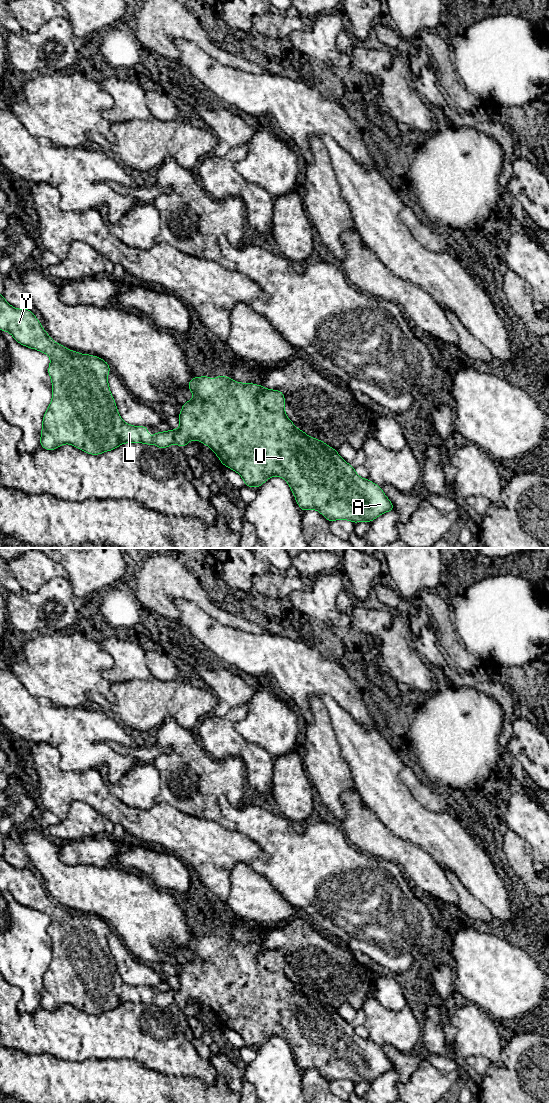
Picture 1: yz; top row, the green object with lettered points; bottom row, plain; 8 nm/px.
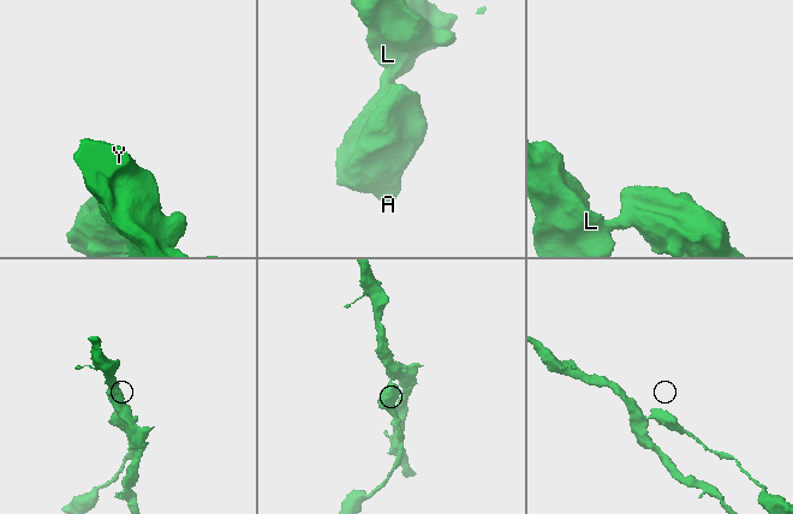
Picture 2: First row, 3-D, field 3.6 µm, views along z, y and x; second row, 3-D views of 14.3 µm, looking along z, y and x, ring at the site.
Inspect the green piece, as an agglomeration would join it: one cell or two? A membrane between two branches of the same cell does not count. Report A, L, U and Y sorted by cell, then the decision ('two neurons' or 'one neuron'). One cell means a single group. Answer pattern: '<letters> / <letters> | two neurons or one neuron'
A U / L Y | two neurons

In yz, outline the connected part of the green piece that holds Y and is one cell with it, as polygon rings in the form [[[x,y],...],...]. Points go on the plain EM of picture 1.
[[[0,854],[0,890],[9,892],[17,903],[50,917],[47,932],[52,942],[52,960],[44,973],[40,1006],[48,1011],[71,1004],[90,1015],[112,1011],[124,1003],[152,1005],[147,986],[133,986],[122,980],[108,944],[109,924],[100,917],[81,914],[54,902],[28,868],[11,866]]]

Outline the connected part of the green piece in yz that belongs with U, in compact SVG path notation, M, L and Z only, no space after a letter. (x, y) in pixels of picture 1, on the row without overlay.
M205 935L192 937L188 949L194 958L182 964L179 972L179 989L169 989L166 992L156 991L153 1004L160 1009L177 1004L184 1008L190 1000L198 1000L211 1008L220 1022L237 1032L244 1040L246 1047L259 1048L273 1036L282 1037L291 1048L295 1060L304 1072L317 1070L328 1082L349 1080L354 1084L365 1081L371 1083L380 1075L395 1071L381 1046L369 1038L361 1038L355 1028L347 1023L331 1006L312 998L298 989L285 973L284 953L279 950L266 949L254 943L236 942L228 936Z

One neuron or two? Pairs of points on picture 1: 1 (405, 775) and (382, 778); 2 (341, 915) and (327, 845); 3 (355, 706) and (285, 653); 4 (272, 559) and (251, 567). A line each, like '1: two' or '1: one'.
1: two
2: one
3: one
4: two

